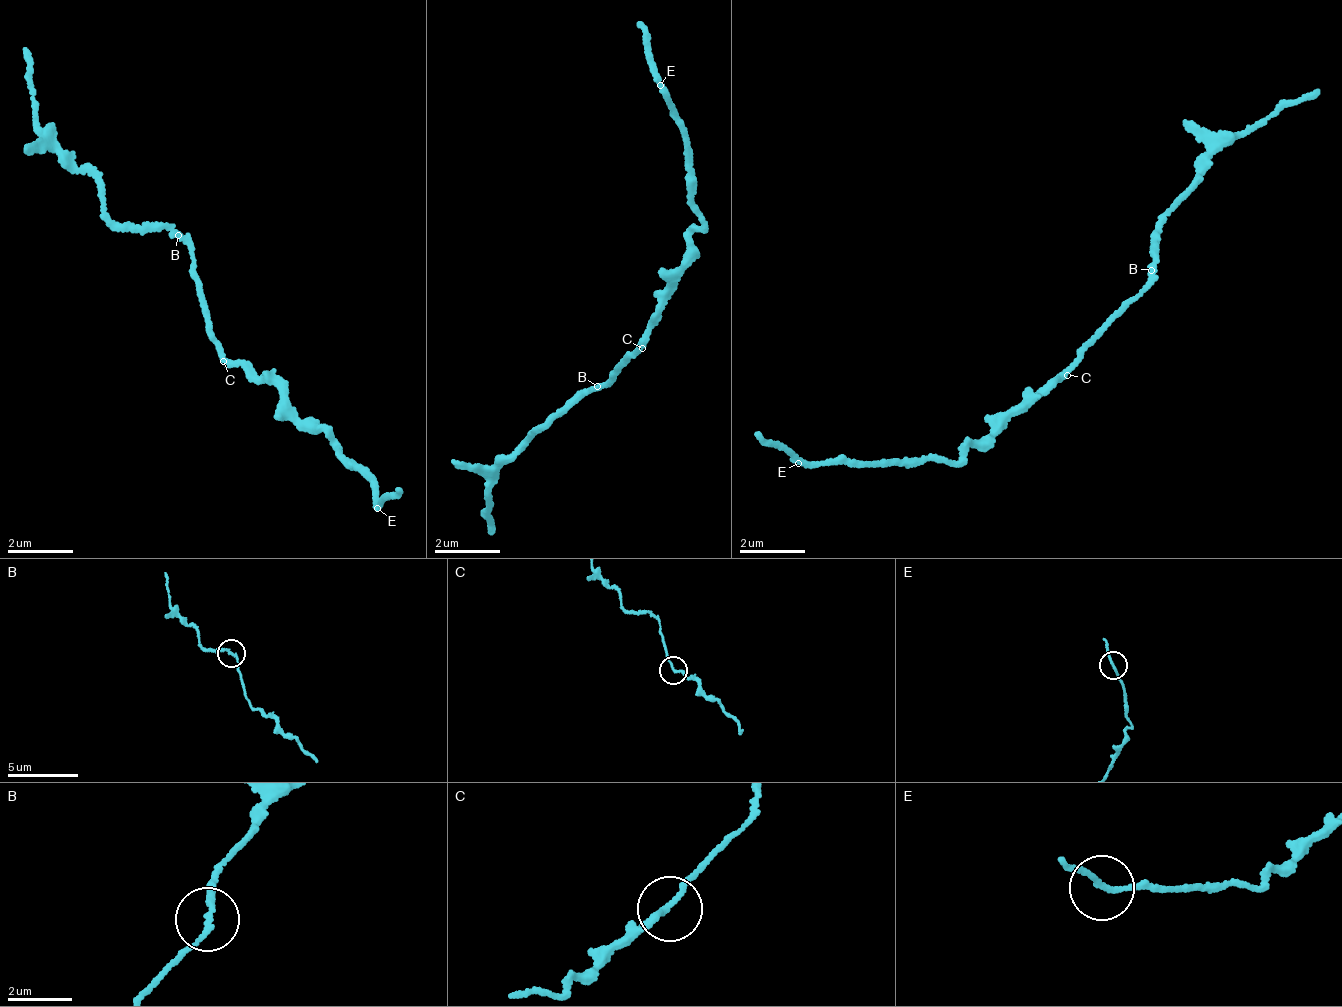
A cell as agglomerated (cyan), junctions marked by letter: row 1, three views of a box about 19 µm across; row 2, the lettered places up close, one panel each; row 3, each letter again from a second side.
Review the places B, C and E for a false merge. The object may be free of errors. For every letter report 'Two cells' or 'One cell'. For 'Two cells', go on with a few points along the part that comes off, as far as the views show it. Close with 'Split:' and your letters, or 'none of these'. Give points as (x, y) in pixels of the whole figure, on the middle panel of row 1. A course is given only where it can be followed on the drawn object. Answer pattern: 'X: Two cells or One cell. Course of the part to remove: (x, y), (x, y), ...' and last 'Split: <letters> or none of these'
B: One cell
C: One cell
E: One cell
Split: none of these

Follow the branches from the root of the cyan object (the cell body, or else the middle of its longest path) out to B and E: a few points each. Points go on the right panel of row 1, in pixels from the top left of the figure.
B: (1074, 366), (1132, 295), (1143, 290), (1154, 268)
E: (1074, 366), (998, 414), (991, 440), (969, 445), (965, 458), (853, 469), (842, 460), (798, 463)

